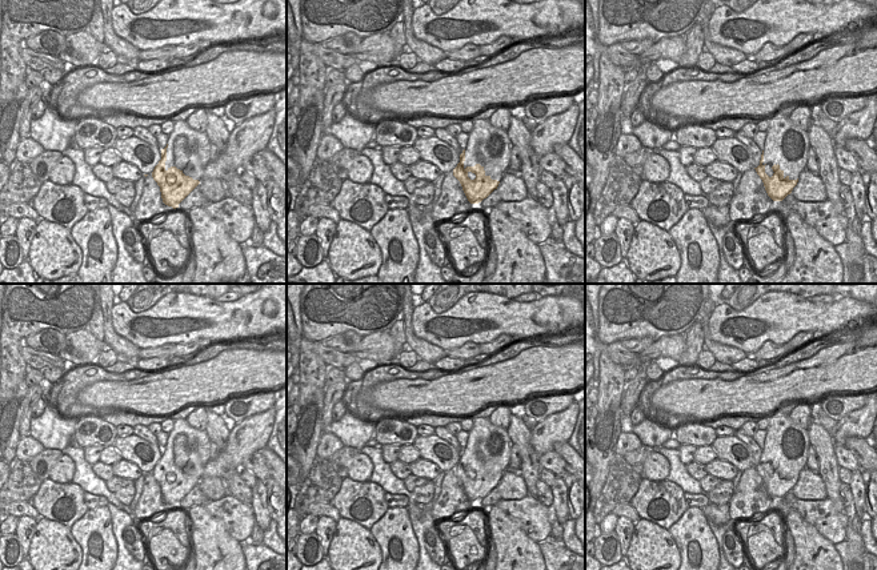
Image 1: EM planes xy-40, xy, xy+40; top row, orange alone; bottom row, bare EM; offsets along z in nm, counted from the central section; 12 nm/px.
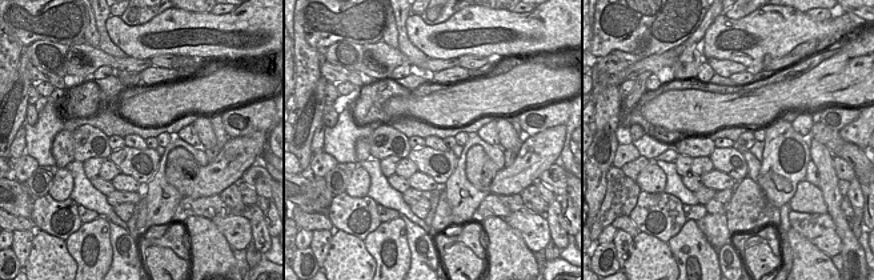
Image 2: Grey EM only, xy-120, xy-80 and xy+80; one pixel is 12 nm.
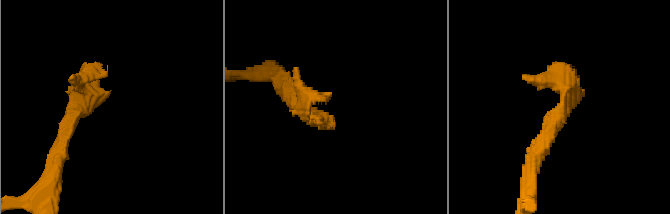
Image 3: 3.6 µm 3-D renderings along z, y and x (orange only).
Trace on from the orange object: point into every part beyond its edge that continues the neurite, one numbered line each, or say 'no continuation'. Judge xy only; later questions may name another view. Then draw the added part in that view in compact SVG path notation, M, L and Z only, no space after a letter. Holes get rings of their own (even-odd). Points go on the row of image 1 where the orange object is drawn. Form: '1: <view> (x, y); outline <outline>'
1: xy (489, 147); outline M476 116L470 120L473 128L465 146L464 169L480 164L485 170L485 176L501 181L510 161L512 142L508 133L492 127L489 120L481 120Z

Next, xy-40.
1: xy-40 (197, 143); outline M179 120L173 123L173 131L168 137L167 148L167 161L165 170L171 166L175 166L173 161L173 142L177 136L184 136L187 139L188 148L188 164L183 169L185 176L192 177L193 180L203 180L203 169L211 161L211 141L205 132L197 132L192 129L187 121Z

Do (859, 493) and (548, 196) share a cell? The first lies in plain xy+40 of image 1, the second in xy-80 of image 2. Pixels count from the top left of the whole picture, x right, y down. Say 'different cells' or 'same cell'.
different cells

